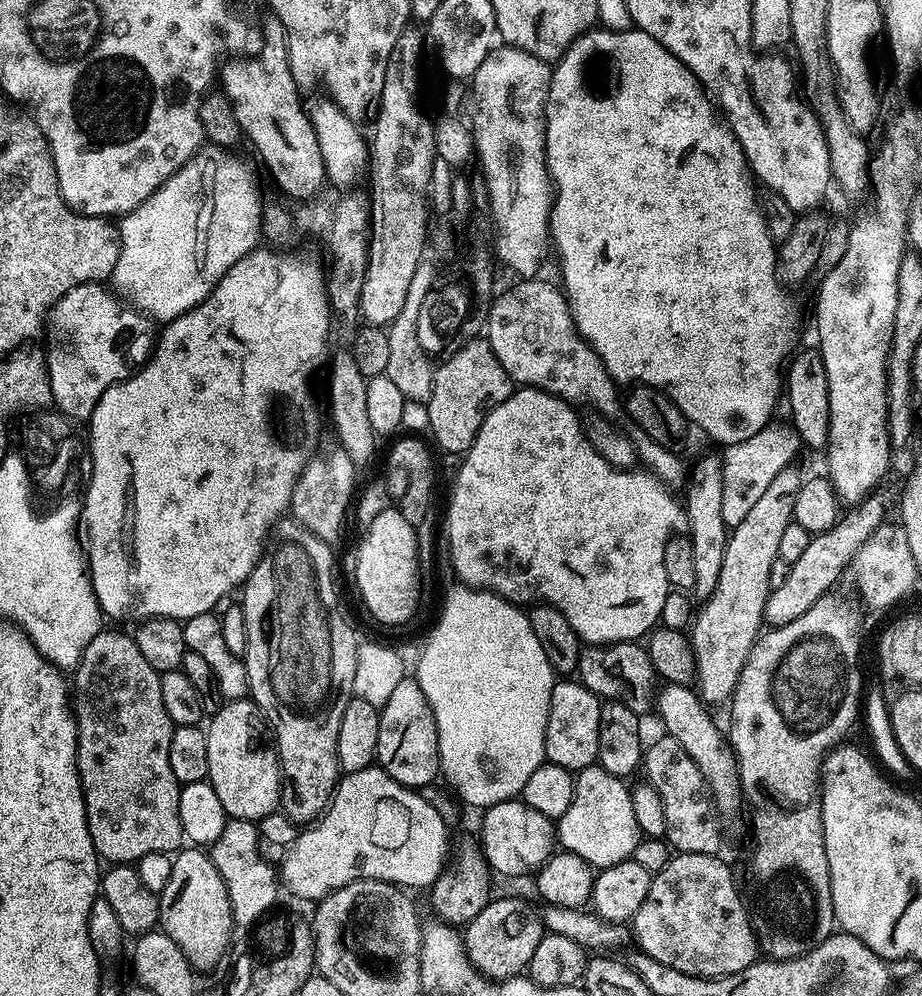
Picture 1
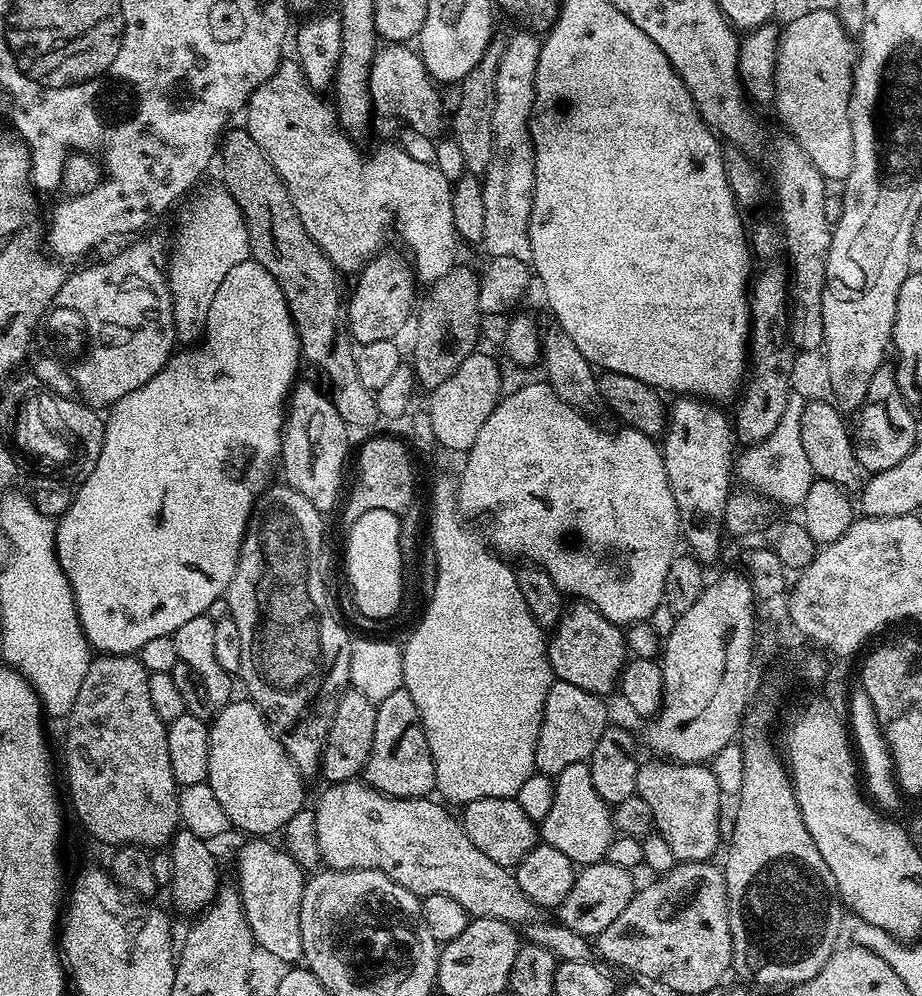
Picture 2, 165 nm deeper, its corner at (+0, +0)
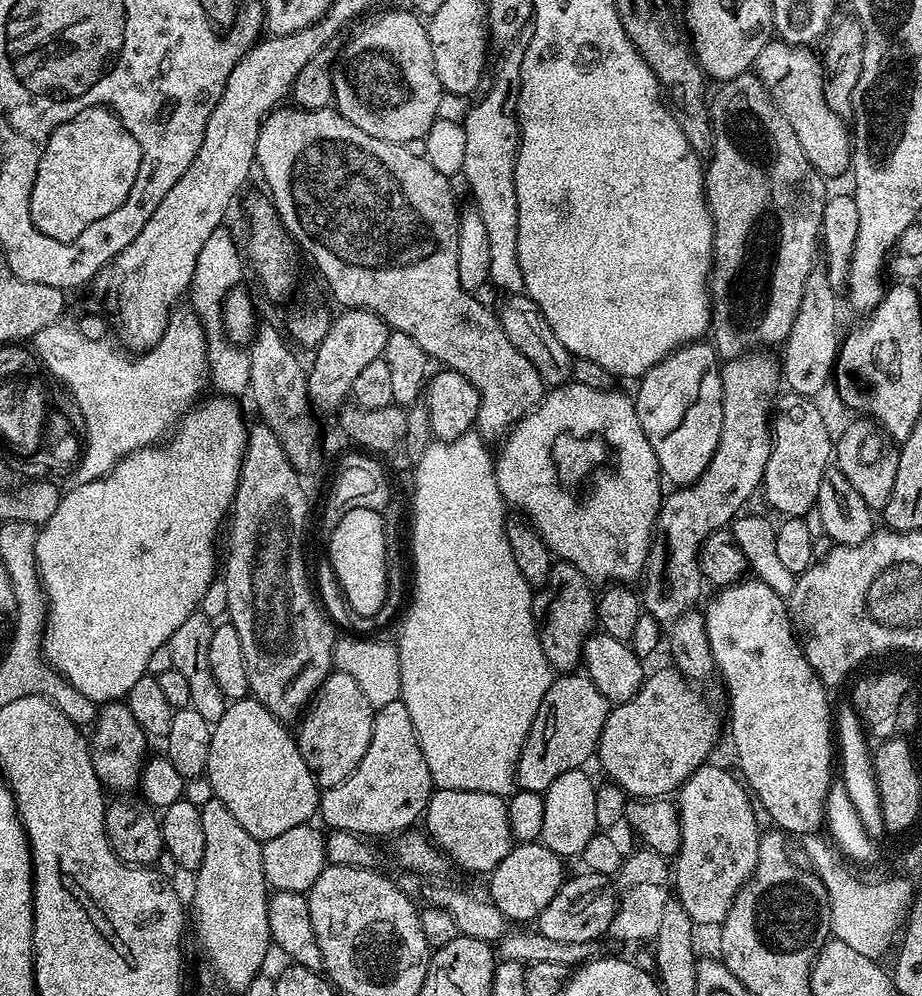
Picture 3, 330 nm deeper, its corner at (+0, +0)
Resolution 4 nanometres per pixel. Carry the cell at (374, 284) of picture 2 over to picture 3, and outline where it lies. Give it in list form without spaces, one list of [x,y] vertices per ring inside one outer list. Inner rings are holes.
[[[349,308],[341,311],[341,316],[337,315],[332,321],[332,325],[326,330],[326,338],[322,338],[322,342],[315,348],[314,356],[316,361],[313,362],[312,368],[307,369],[308,378],[308,398],[312,401],[313,409],[324,412],[335,413],[337,410],[345,407],[347,398],[355,389],[358,374],[362,374],[362,370],[366,370],[369,362],[381,359],[384,355],[384,347],[388,341],[388,333],[390,331],[387,322],[378,314],[374,314],[365,308]]]

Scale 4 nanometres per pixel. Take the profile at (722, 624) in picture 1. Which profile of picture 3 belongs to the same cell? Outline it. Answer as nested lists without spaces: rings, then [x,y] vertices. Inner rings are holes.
[[[668,666],[653,676],[651,673],[634,698],[609,711],[600,735],[598,761],[608,775],[605,777],[629,797],[667,797],[711,757],[708,755],[720,736],[720,720],[694,689],[683,673]]]

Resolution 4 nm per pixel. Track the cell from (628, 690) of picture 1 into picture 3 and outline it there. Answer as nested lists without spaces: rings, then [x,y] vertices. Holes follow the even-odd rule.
[[[556,562],[553,563],[547,584],[533,595],[532,616],[536,619],[542,650],[557,673],[571,673],[575,669],[572,667],[581,663],[584,643],[597,627],[597,597],[592,594],[592,588],[593,585],[573,564]]]

